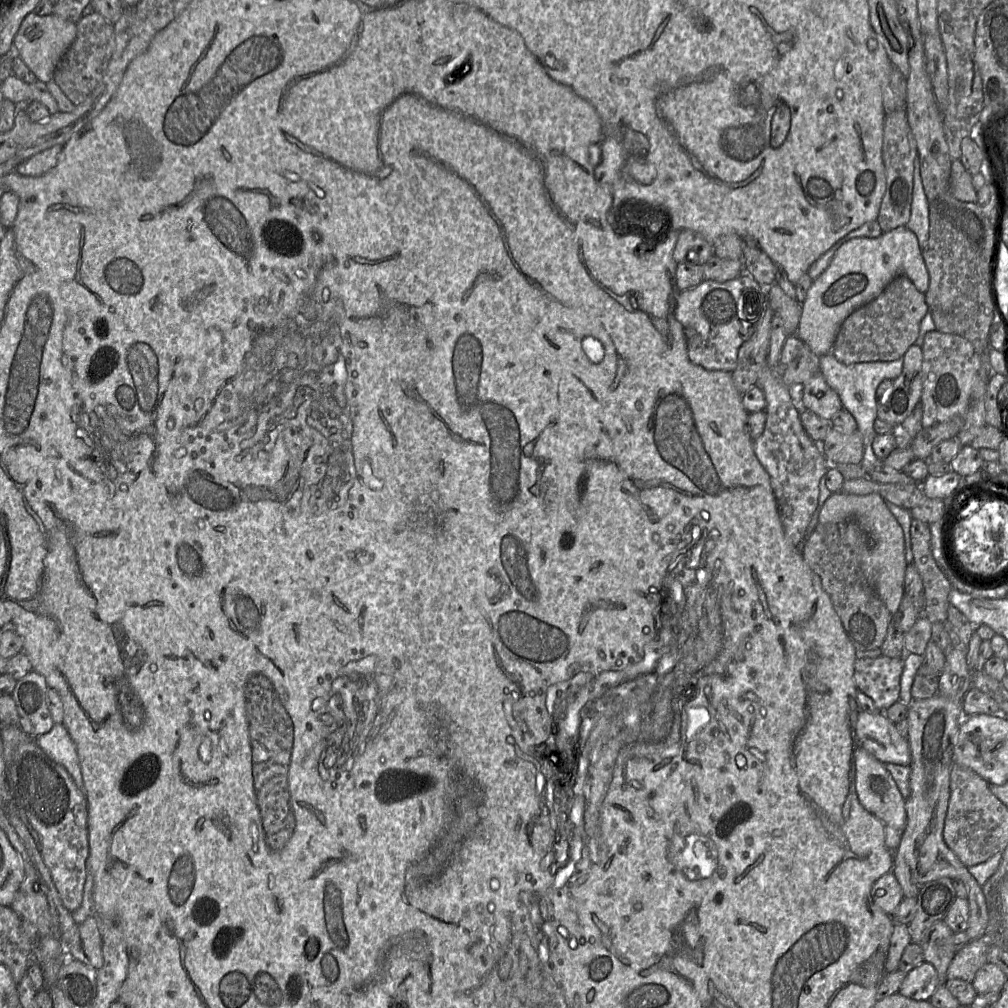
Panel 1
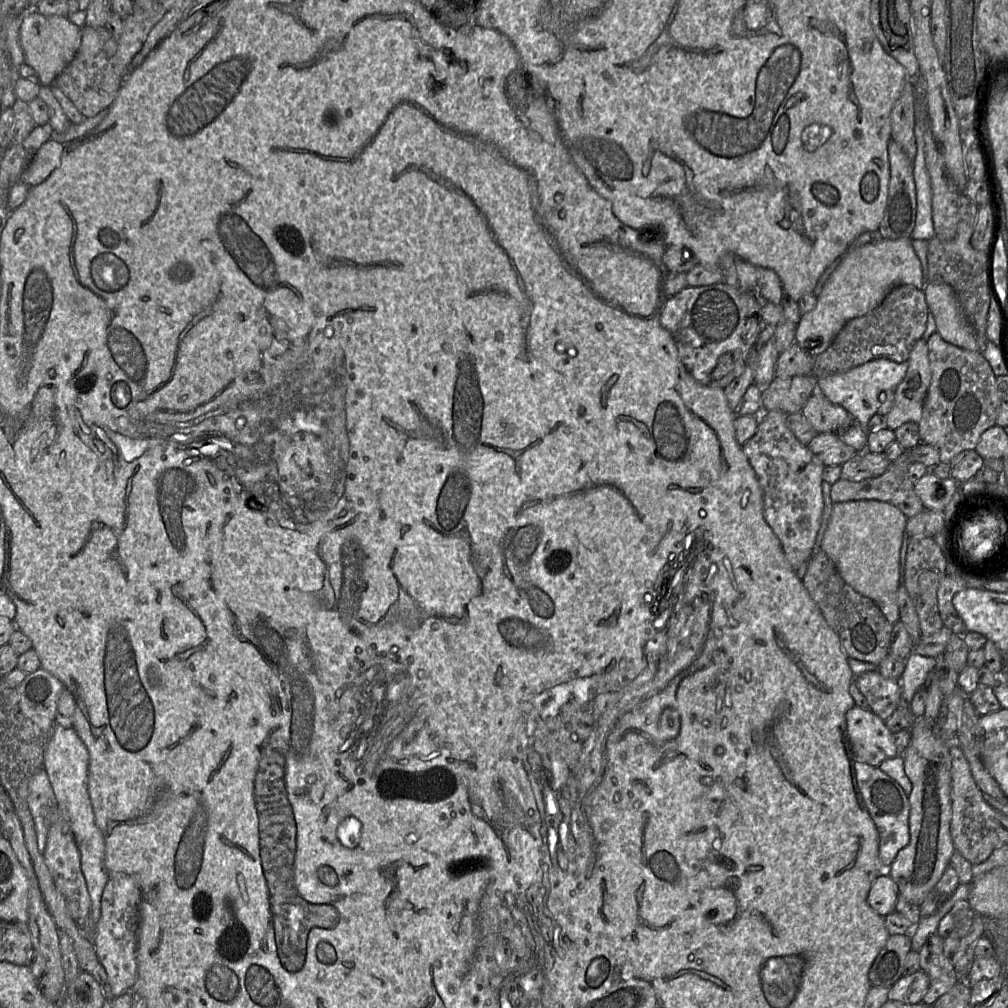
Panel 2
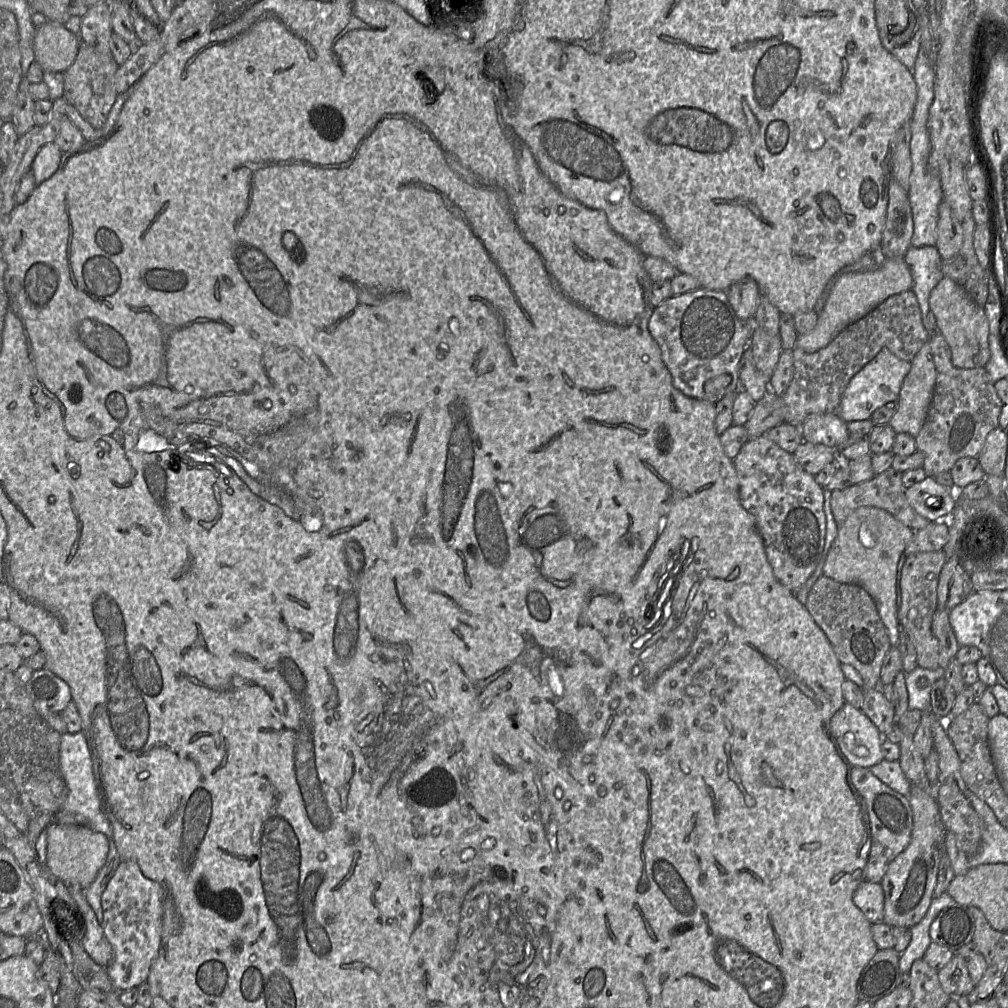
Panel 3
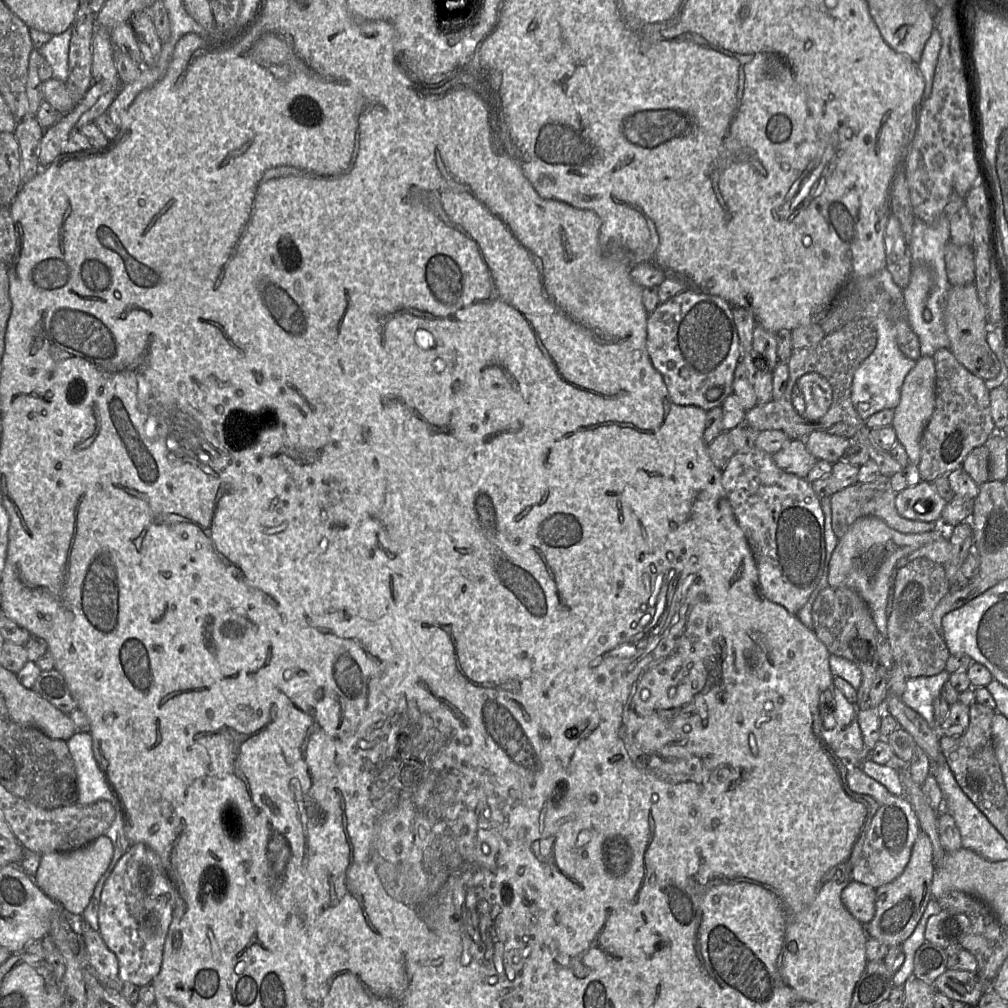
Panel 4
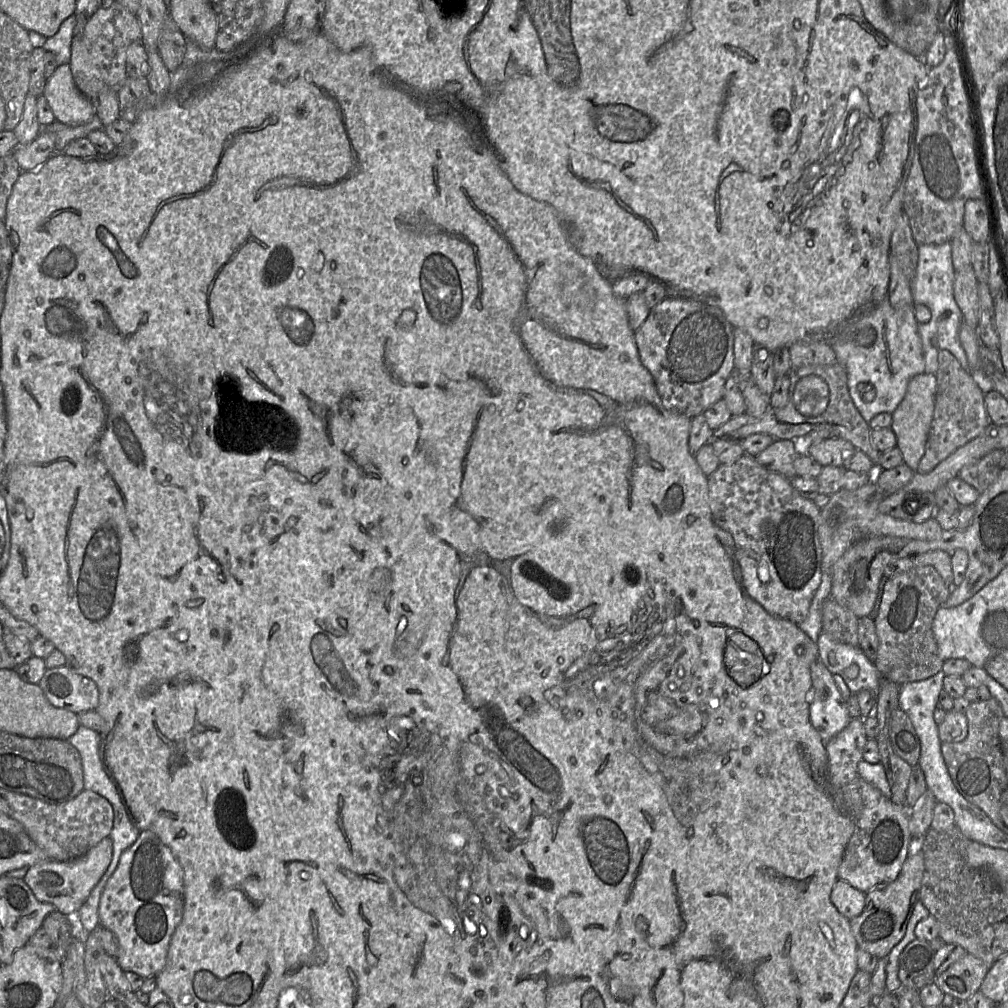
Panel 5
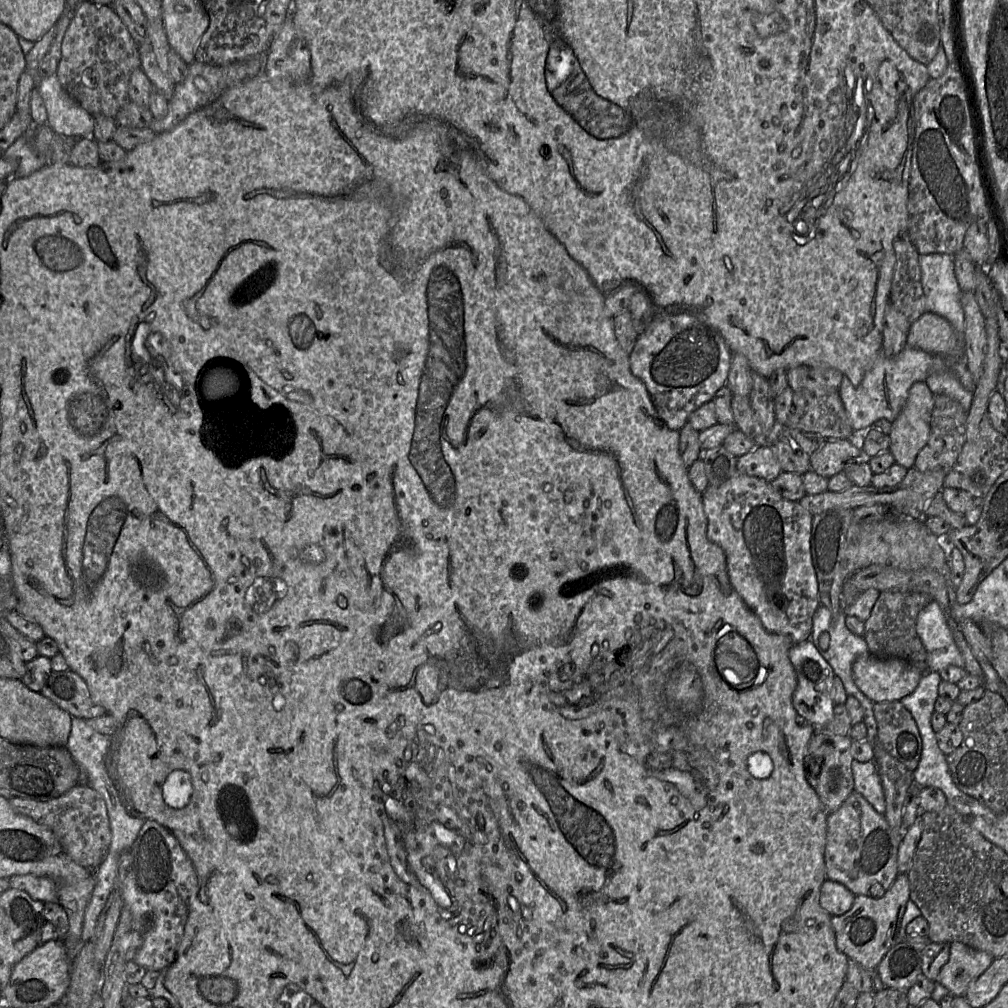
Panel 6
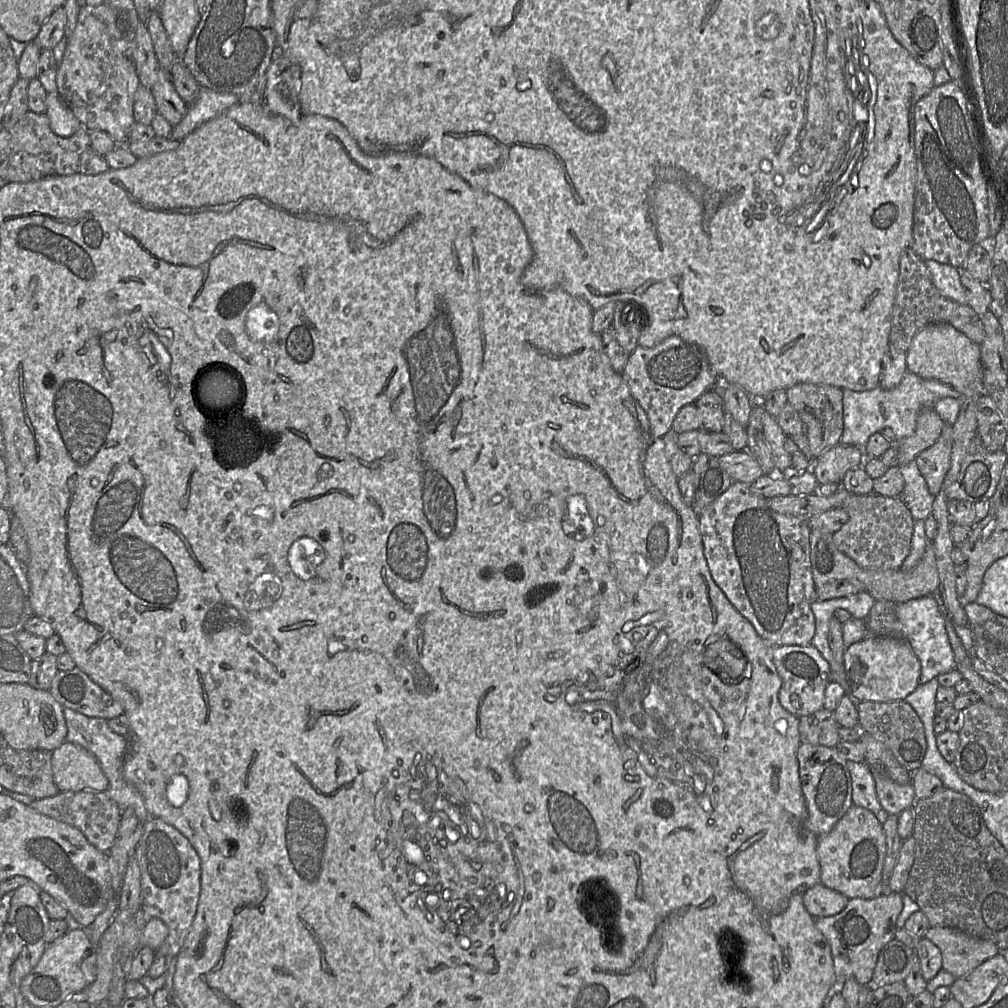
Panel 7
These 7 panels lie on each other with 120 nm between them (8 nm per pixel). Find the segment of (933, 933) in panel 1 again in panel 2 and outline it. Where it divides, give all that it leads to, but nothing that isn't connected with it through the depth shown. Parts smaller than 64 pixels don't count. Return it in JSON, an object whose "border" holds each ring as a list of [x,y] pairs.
{"border":[[[931,935],[919,951],[920,969],[929,977],[930,984],[922,1002],[932,1007],[935,1002],[961,980],[951,958],[943,952],[944,938]]]}

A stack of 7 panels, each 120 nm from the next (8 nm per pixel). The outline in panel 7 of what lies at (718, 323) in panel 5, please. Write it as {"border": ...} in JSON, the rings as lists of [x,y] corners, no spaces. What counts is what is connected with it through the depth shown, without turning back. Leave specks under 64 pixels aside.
{"border":[[[670,336],[652,348],[638,346],[631,354],[622,372],[633,398],[643,408],[652,433],[663,437],[671,430],[679,410],[694,402],[718,383],[716,373],[711,369],[705,352],[698,346]]]}

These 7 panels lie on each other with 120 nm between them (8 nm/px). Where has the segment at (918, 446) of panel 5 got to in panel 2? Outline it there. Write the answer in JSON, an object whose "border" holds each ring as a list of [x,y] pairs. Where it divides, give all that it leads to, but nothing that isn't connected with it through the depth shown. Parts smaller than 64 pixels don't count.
{"border":[[[919,339],[907,360],[908,370],[895,389],[893,408],[886,415],[886,425],[895,431],[906,422],[919,423],[931,383],[927,341]]]}

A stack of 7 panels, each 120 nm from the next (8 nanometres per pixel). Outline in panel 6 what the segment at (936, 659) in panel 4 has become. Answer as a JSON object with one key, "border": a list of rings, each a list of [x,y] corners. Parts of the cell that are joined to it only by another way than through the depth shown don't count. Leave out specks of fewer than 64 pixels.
{"border":[[[883,591],[877,599],[870,617],[865,622],[864,639],[870,654],[879,658],[898,658],[921,671],[928,672],[927,651],[916,631],[919,612],[932,602],[926,593]]]}

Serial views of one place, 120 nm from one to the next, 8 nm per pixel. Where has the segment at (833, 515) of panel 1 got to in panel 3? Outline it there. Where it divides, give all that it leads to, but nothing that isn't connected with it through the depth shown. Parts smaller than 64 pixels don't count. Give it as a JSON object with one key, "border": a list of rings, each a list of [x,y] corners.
{"border":[[[862,506],[854,510],[838,527],[837,537],[824,562],[825,576],[840,583],[858,585],[871,596],[887,630],[891,646],[897,646],[900,639],[895,585],[897,565],[913,536],[914,531],[911,528],[887,511],[873,506]]]}

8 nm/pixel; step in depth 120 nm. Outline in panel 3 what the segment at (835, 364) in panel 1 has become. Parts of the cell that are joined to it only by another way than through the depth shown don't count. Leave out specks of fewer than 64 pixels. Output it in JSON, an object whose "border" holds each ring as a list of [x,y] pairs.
{"border":[[[889,349],[880,352],[856,373],[847,385],[838,408],[838,416],[846,423],[870,419],[871,415],[889,402],[898,401],[904,378],[911,370],[911,362],[895,356]]]}

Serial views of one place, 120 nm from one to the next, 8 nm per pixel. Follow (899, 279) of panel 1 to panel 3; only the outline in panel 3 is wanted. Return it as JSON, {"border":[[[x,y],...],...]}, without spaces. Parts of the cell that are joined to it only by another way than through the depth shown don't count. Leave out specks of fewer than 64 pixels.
{"border":[[[907,290],[887,298],[865,317],[842,330],[826,347],[808,353],[795,346],[792,350],[794,375],[781,395],[785,406],[783,422],[801,426],[810,414],[838,414],[842,395],[850,380],[882,348],[911,362],[929,339],[930,333],[923,325],[917,297],[912,290]]]}

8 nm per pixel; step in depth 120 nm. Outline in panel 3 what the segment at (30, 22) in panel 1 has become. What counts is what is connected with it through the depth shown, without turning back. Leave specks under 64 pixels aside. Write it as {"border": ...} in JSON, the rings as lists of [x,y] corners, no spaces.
{"border":[[[47,21],[35,29],[35,61],[44,71],[64,73],[74,62],[80,42],[64,24]]]}

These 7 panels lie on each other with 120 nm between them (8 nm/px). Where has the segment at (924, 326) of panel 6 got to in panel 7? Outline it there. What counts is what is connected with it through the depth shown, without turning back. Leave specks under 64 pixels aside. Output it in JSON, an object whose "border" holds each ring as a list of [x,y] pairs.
{"border":[[[936,322],[922,328],[913,337],[911,345],[906,352],[906,366],[908,371],[924,379],[934,379],[950,385],[961,393],[961,395],[972,394],[974,391],[981,392],[981,395],[986,395],[984,384],[982,386],[981,382],[983,377],[983,366],[980,345],[974,343],[964,333],[960,332],[949,323]]]}

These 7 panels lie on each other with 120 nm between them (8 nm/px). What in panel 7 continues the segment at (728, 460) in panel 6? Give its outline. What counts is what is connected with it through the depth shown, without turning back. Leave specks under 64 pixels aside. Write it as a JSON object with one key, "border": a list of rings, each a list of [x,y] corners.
{"border":[[[701,453],[694,458],[691,471],[698,478],[692,509],[699,516],[732,484],[730,475],[721,468],[717,456]]]}

